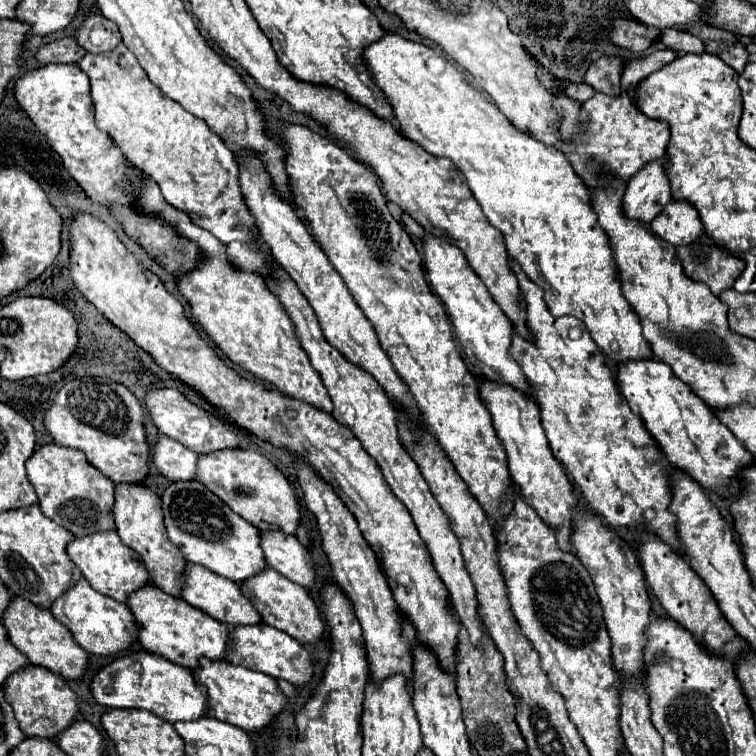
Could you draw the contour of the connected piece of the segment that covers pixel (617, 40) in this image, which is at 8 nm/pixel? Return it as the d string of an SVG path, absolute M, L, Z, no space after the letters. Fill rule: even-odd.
M617 17L615 23L613 23L613 33L611 33L611 41L615 45L621 45L621 47L627 47L635 53L641 53L645 51L657 37L659 37L659 29L653 29L653 27L645 27L637 21L627 21L627 19L621 19Z

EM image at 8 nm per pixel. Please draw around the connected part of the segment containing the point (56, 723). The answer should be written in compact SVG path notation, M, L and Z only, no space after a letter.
M27 665L19 671L15 671L3 685L7 703L15 711L15 719L19 721L21 731L27 737L49 737L53 739L59 735L71 721L75 719L79 707L77 707L77 695L71 691L71 687L65 683L63 677L57 673L51 673L51 669L45 669L41 665Z

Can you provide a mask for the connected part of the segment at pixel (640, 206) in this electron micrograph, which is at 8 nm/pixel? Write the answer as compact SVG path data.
M667 157L649 161L645 169L639 169L627 185L623 197L623 209L627 217L651 221L671 201L671 185L665 173Z

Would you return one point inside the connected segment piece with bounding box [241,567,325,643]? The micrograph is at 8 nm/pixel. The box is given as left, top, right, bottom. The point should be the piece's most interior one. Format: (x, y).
(281, 603)

